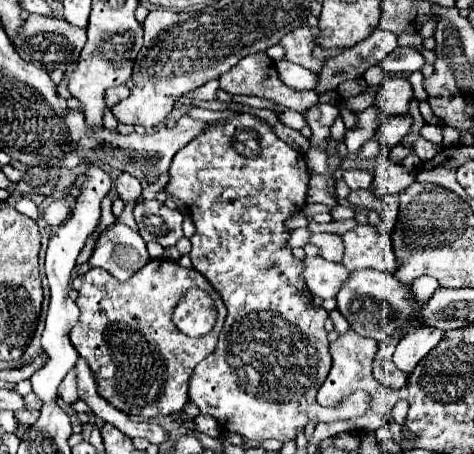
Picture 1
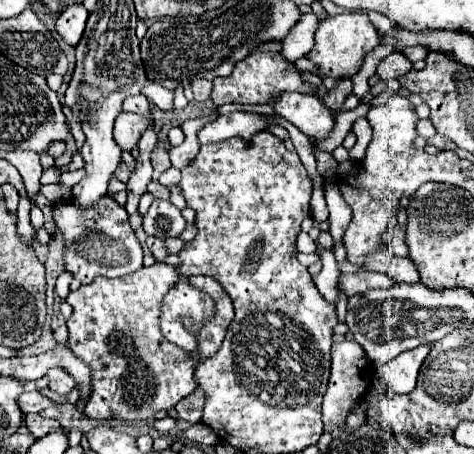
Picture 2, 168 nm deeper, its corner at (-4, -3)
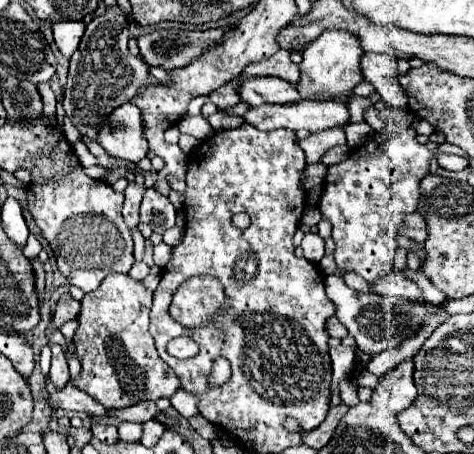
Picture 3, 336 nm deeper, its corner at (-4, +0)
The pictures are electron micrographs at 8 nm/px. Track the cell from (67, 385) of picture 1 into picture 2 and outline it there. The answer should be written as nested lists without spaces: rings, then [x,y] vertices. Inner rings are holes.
[[[50,369],[46,377],[48,377],[48,387],[56,393],[70,393],[76,387],[74,379],[62,369]]]

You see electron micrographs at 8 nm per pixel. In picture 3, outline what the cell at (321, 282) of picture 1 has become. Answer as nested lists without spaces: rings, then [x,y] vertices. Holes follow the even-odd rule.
[[[392,272],[392,276],[386,276],[386,280],[374,282],[372,290],[384,296],[400,296],[400,298],[408,298],[414,302],[424,302],[418,284],[400,272]]]

